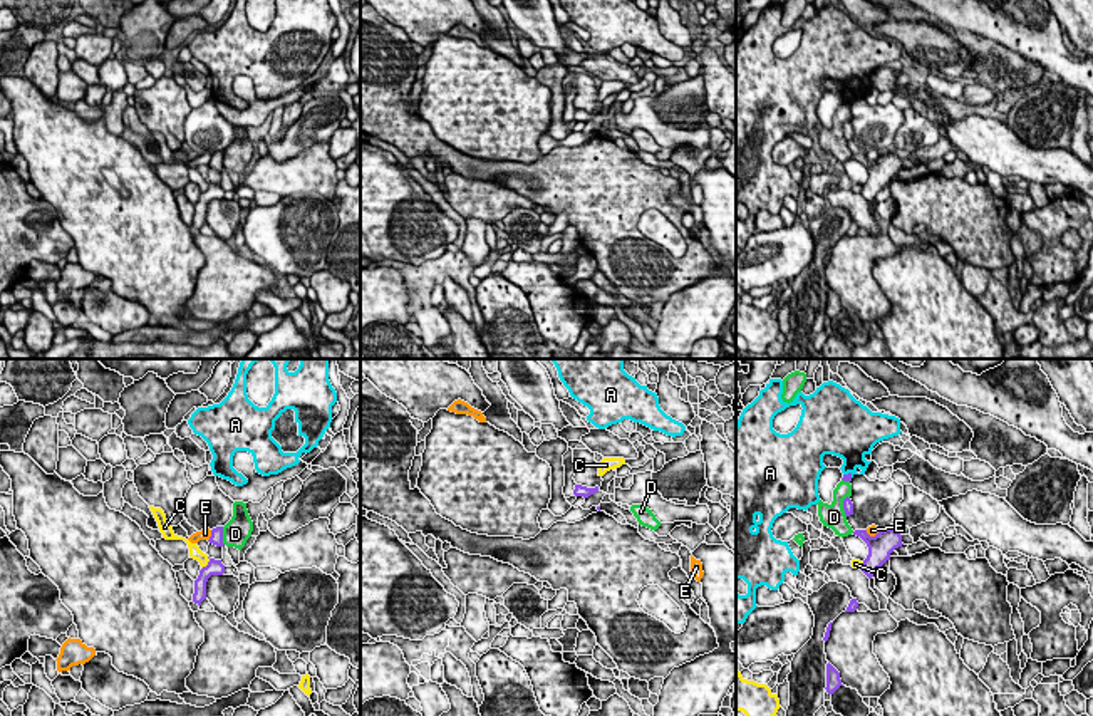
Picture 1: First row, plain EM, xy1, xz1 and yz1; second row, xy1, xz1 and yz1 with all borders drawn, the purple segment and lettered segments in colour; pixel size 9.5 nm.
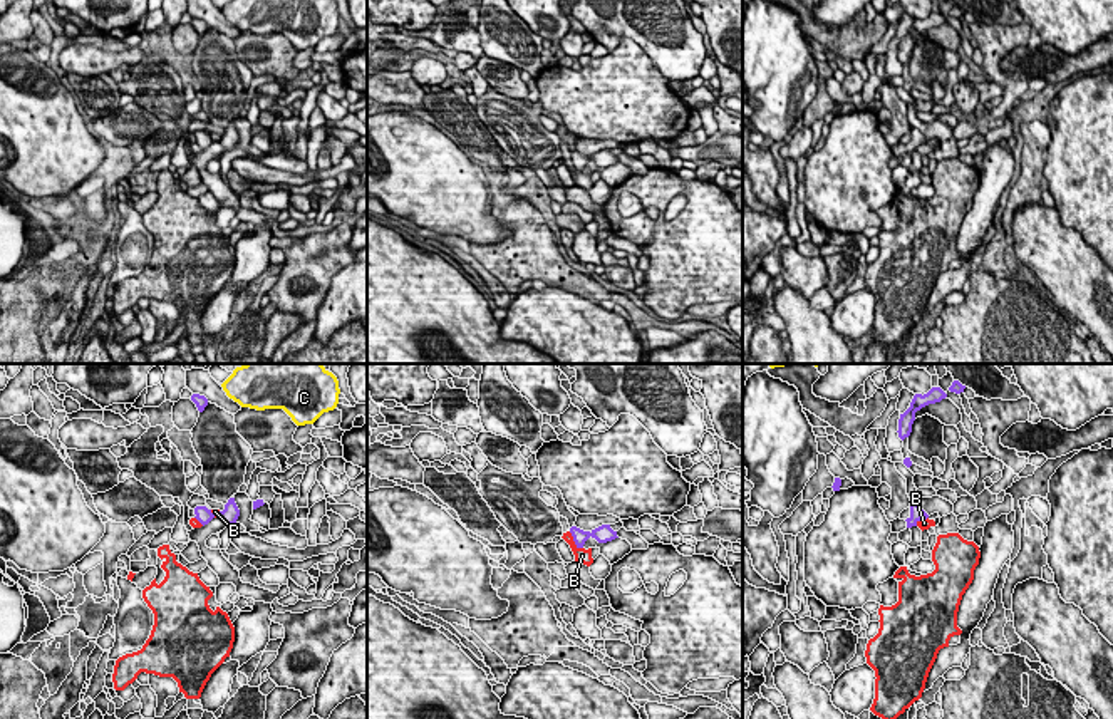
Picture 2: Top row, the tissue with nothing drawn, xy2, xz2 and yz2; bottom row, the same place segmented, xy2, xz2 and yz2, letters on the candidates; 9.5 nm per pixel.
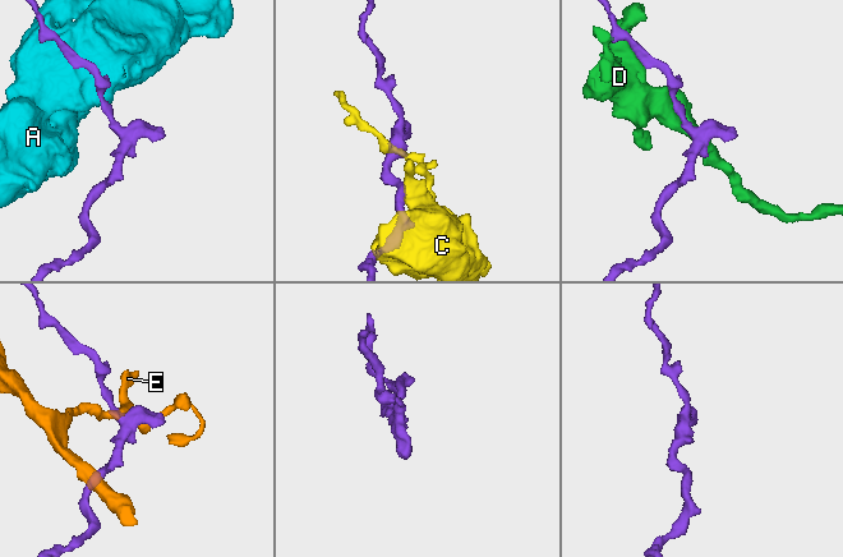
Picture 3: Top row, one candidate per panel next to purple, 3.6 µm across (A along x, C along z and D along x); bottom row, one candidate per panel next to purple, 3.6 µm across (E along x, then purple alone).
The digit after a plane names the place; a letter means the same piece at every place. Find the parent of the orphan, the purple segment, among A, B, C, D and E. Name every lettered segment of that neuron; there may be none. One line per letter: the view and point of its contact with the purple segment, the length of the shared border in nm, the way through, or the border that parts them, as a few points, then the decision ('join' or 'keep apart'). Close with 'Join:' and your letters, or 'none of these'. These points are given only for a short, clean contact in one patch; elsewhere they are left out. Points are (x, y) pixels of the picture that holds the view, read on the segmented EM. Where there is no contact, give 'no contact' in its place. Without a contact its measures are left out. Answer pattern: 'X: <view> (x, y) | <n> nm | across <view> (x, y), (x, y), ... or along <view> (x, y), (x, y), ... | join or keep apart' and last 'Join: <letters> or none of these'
A: yz1 (849, 473) | 100 nm | along yz1 (852, 473), (844, 475) | keep apart
B: xz2 (574, 540) | 220 nm | along xz2 (569, 532), (572, 540), (582, 548) | keep apart
C: xy1 (208, 564) | 140 nm | along xy1 (208, 557), (202, 569) | keep apart
D: xy1 (222, 535) | 180 nm | keep apart
E: xy1 (212, 535) | 120 nm | along xy1 (212, 530), (208, 540) | keep apart
Join: none of these

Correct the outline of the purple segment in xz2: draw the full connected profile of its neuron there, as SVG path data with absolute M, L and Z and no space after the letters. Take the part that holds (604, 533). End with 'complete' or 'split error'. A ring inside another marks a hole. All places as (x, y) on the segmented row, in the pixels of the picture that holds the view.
M543 484L543 491L551 493L558 499L558 504L555 508L558 510L560 516L568 520L570 533L573 536L577 548L583 548L585 541L590 536L595 538L598 543L607 543L607 541L619 538L617 531L613 531L610 525L602 525L592 531L583 531L577 528L575 526L577 516L568 510L562 491L558 488L545 486L545 484Z; split error

